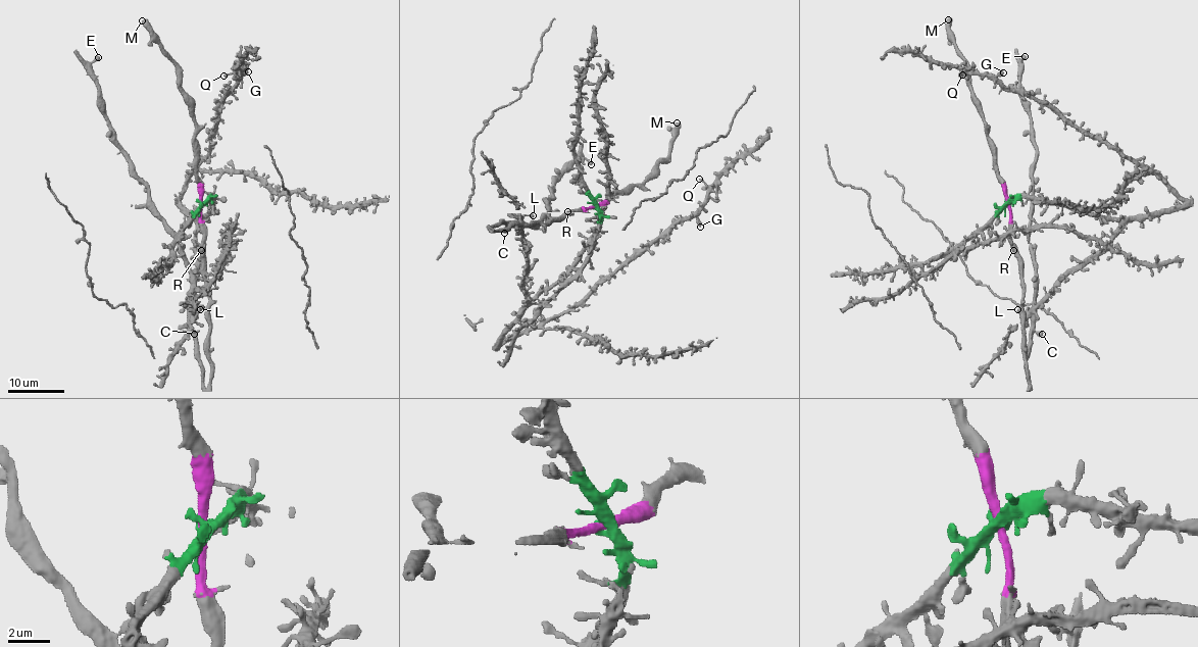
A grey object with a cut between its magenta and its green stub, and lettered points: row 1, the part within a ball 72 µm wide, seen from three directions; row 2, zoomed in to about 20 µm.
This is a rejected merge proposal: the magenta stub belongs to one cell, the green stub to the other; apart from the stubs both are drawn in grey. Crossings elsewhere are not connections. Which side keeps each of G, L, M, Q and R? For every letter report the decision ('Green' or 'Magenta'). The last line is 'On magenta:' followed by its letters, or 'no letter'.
G: Green
L: Green
M: Magenta
Q: Green
R: Magenta
On magenta: M, R

